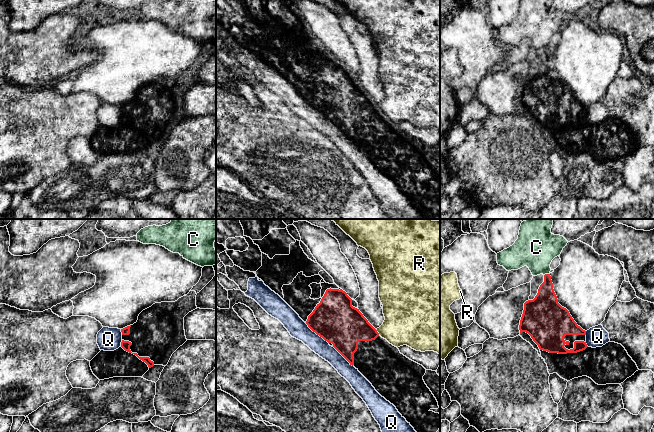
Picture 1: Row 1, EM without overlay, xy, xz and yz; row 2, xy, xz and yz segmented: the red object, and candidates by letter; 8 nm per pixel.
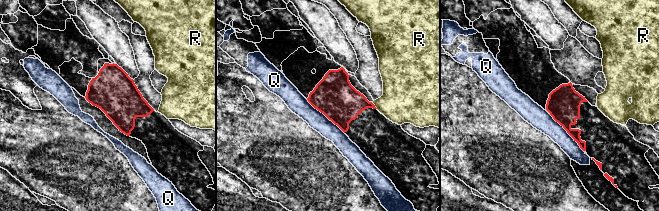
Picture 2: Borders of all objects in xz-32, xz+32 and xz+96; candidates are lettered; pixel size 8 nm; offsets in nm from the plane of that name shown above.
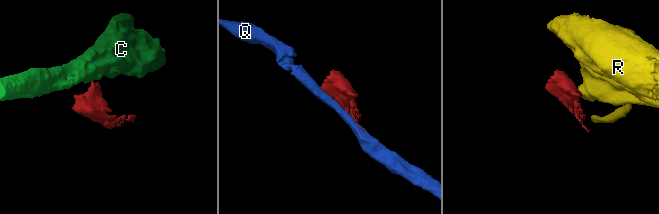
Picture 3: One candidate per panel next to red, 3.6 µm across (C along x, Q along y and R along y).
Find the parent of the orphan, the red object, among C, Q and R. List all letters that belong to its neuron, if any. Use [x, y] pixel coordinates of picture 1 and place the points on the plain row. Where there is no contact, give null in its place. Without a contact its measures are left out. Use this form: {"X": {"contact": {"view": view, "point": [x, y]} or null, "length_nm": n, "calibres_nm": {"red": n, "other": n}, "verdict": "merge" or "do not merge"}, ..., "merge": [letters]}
{"C": {"contact": {"view": "yz", "point": [546, 50]}, "length_nm": 40, "calibres_nm": {"red": 220, "other": 320}, "verdict": "do not merge"}, "Q": {"contact": {"view": "xz", "point": [317, 110]}, "length_nm": 260, "calibres_nm": {"red": 360, "other": 150}, "verdict": "do not merge"}, "R": {"contact": {"view": "xz", "point": [377, 108]}, "length_nm": 60, "calibres_nm": {"red": 300, "other": 360}, "verdict": "do not merge"}, "merge": []}

